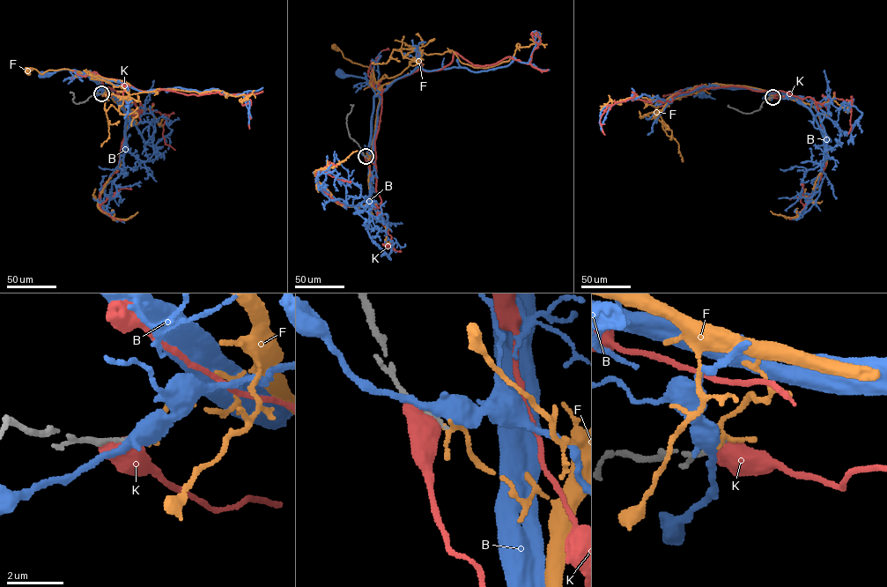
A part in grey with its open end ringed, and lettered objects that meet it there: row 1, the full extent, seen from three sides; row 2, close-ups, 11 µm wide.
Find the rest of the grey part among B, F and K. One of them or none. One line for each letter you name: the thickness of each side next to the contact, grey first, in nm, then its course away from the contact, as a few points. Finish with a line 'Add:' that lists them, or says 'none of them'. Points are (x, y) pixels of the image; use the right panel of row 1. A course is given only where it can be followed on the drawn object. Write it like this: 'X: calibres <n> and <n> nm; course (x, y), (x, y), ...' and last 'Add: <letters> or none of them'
F: calibres 150 and 130 nm
Add: F

